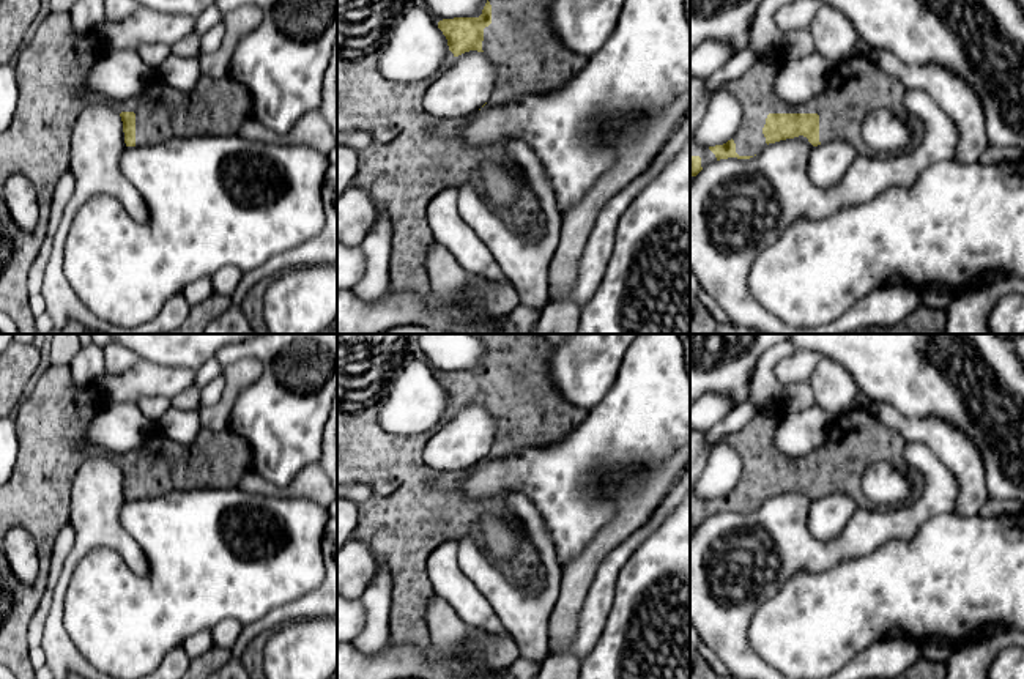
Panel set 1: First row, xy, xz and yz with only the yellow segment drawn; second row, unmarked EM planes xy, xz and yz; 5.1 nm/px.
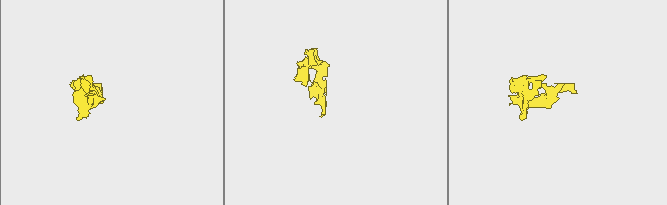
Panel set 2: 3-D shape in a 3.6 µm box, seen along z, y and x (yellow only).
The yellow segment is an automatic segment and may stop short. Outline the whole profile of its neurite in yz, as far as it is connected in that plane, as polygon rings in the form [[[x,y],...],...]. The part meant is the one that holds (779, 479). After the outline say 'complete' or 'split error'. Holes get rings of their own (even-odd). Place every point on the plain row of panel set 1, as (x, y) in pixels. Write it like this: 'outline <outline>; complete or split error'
outline [[[851,408],[837,416],[830,425],[827,441],[807,455],[788,458],[775,449],[775,432],[785,414],[758,413],[736,433],[726,435],[720,444],[731,446],[742,460],[742,473],[736,488],[723,498],[701,499],[695,496],[693,485],[714,447],[706,443],[706,432],[690,432],[690,529],[696,529],[714,514],[737,510],[750,512],[769,496],[799,490],[808,501],[821,496],[843,493],[852,498],[859,507],[874,507],[863,493],[863,474],[876,462],[889,462],[904,468],[904,440],[898,432],[882,424],[873,410]]]; split error

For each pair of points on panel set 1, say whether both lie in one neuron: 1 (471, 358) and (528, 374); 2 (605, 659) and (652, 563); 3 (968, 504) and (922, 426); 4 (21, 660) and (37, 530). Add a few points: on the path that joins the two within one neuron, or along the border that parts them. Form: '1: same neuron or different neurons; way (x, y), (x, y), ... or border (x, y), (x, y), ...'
1: different neurons; border (487, 350), (478, 369), (446, 371)
2: same neuron; way (618, 635), (627, 605), (641, 586)
3: same neuron; way (968, 484), (968, 470), (942, 445)
4: same neuron; way (16, 627), (19, 605), (41, 583), (44, 563)

